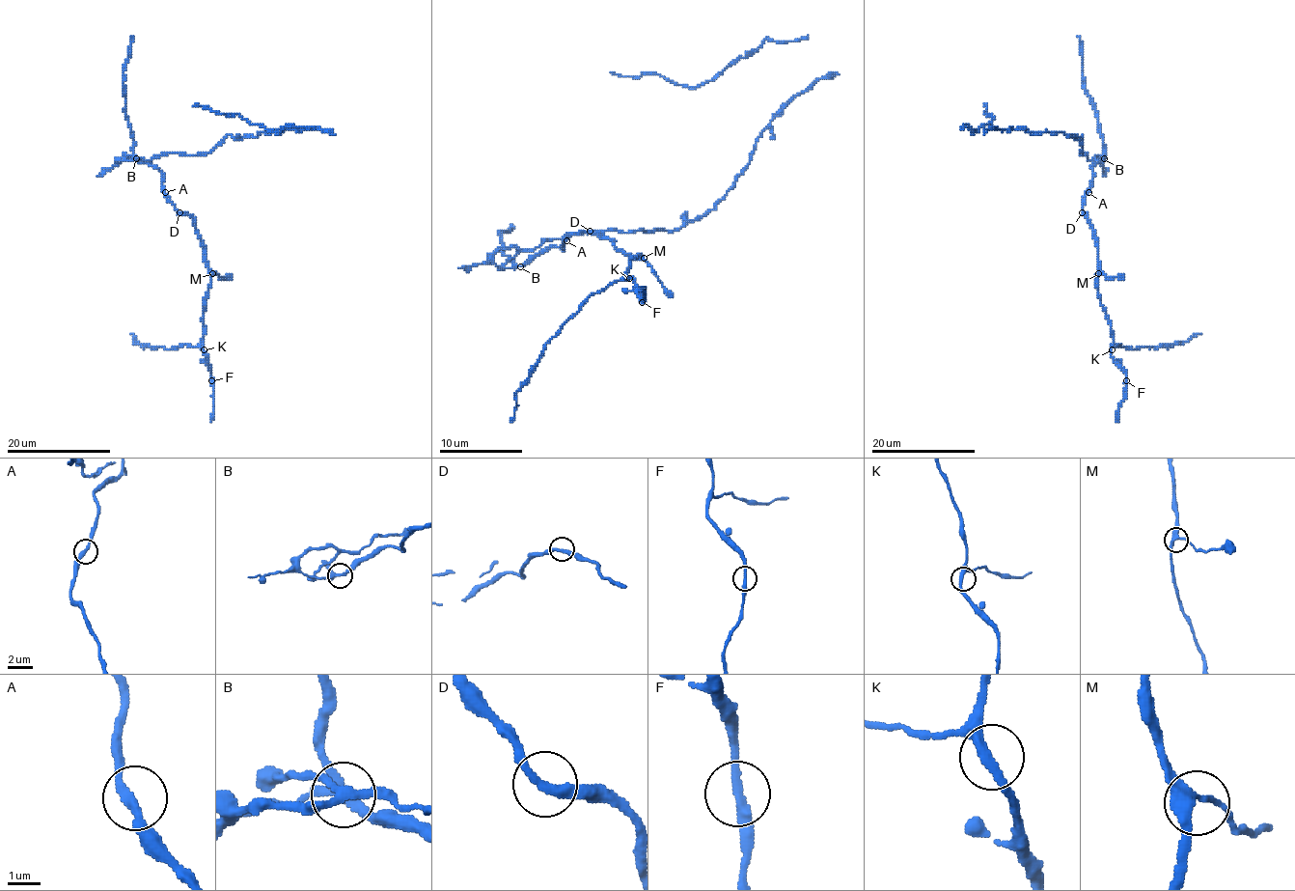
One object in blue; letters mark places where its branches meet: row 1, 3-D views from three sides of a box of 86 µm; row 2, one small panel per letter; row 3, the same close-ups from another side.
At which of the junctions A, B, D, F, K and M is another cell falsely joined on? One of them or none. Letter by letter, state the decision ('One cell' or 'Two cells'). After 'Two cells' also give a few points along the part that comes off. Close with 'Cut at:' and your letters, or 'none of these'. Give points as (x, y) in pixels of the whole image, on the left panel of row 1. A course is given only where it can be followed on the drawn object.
A: One cell
B: Two cells
D: One cell
F: One cell
K: One cell
M: One cell
Cut at: B

